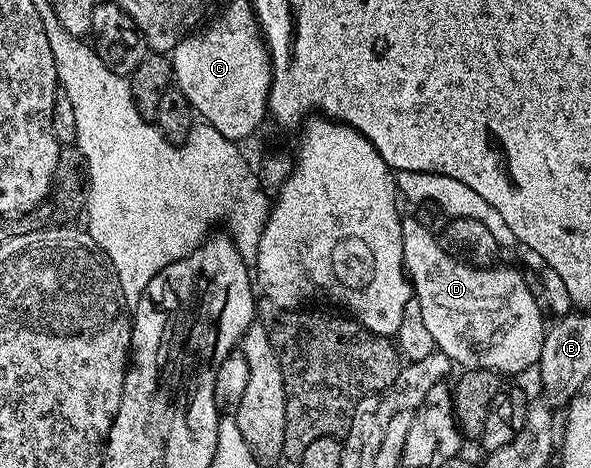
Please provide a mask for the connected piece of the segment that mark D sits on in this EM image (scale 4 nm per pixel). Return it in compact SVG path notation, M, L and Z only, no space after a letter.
M416 218L410 219L410 224L402 223L399 231L403 234L403 262L411 281L411 292L417 295L414 297L423 314L423 326L427 326L436 351L454 365L461 364L462 369L482 368L505 378L528 368L536 369L543 350L547 320L541 317L542 305L534 289L533 292L529 289L528 282L513 268L474 266L454 253L446 252L438 237Z

